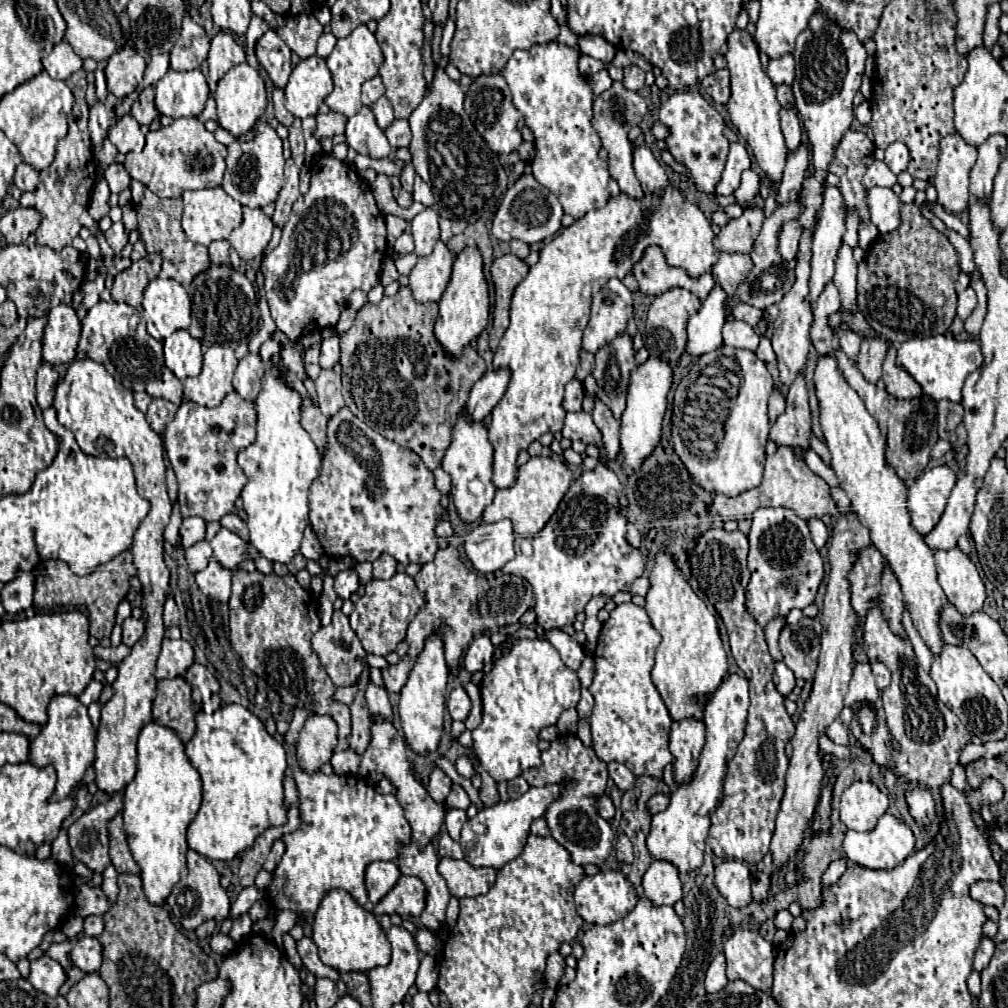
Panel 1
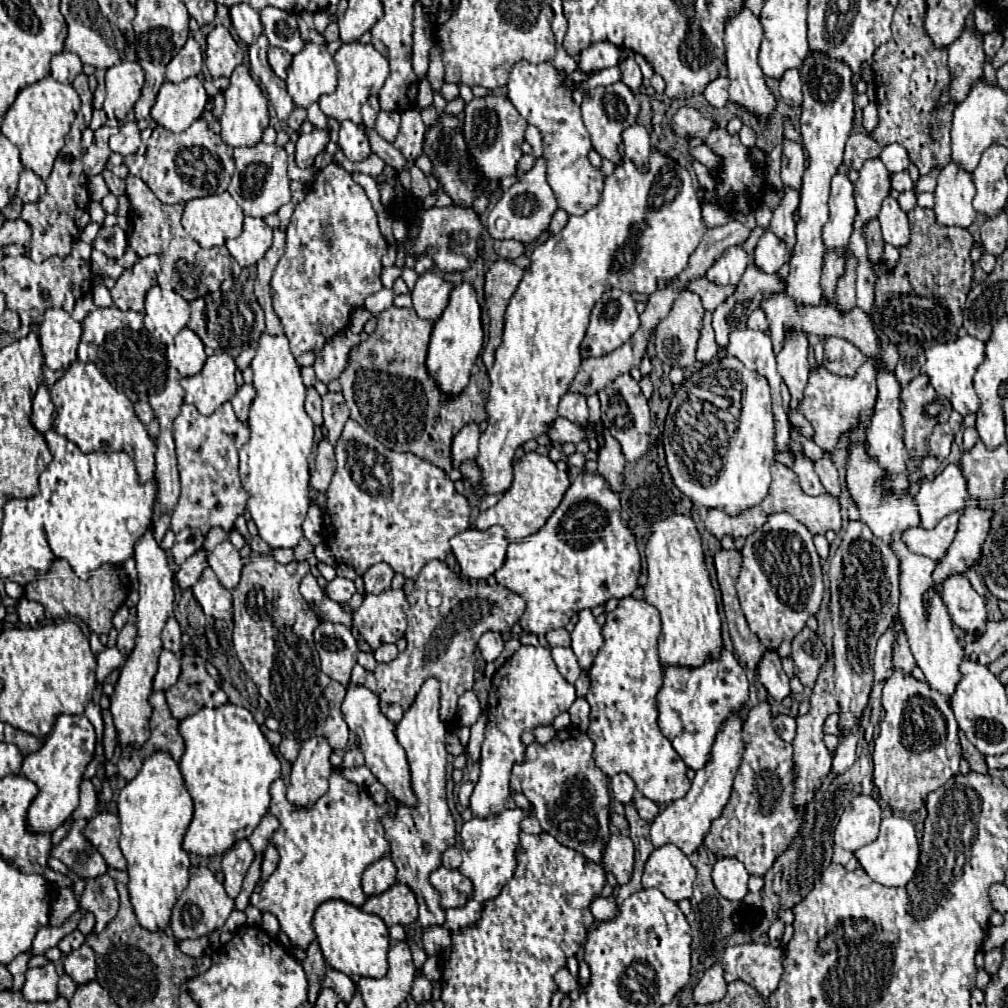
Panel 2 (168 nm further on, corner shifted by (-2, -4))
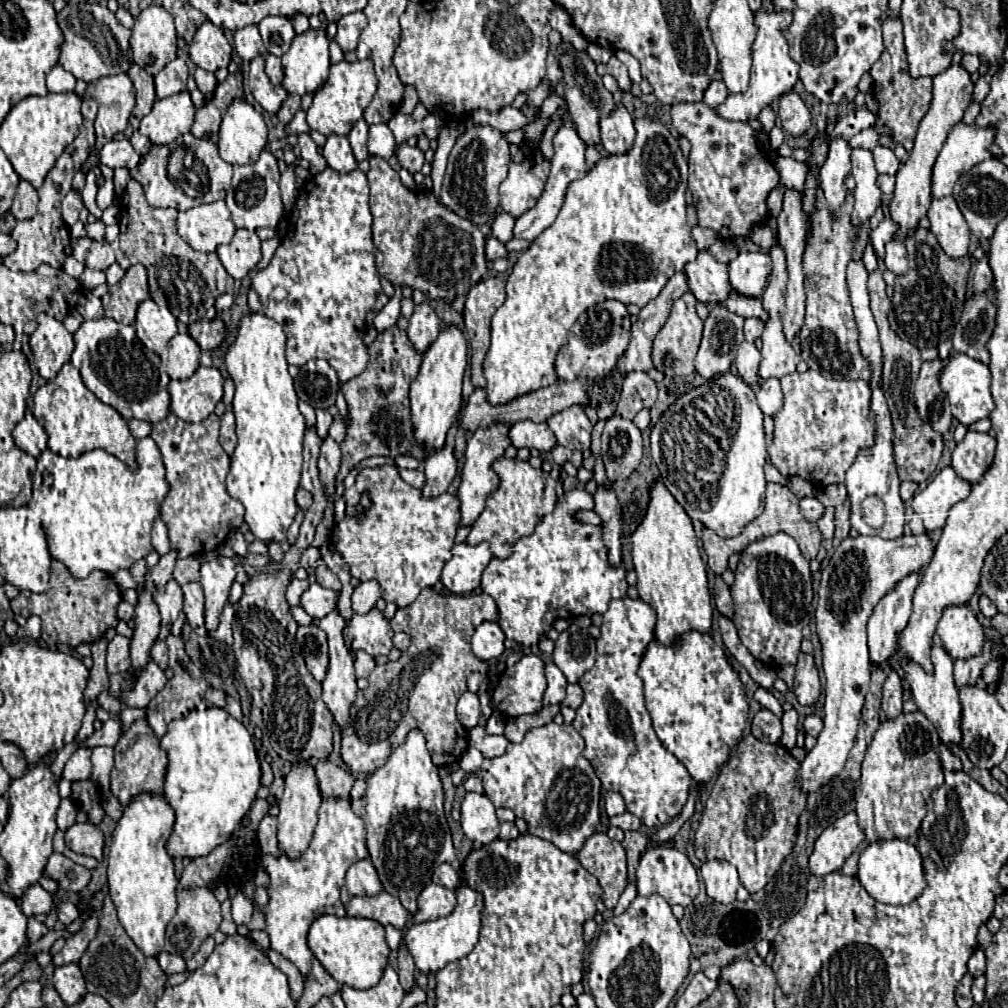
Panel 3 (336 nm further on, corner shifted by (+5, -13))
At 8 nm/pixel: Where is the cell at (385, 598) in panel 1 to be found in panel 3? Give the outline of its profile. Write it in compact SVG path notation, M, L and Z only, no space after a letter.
M371 609L365 615L353 615L347 637L353 649L363 649L373 657L389 655L393 649L393 629L377 609Z

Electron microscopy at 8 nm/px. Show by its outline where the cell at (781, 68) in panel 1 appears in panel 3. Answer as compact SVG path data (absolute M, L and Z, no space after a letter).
M795 91L785 93L779 99L779 119L783 123L783 129L793 137L807 133L811 127L811 113Z

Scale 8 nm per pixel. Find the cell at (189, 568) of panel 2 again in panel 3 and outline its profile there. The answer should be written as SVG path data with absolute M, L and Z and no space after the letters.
M171 579L163 589L155 593L155 603L161 615L161 625L171 625L183 607L183 591L179 583Z

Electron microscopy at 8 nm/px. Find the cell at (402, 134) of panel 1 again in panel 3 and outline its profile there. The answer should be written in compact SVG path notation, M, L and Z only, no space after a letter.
M407 143L399 145L397 147L397 157L399 157L399 163L403 169L407 169L411 175L421 171L423 163L425 163L425 157L423 157L423 151L419 147L409 147Z

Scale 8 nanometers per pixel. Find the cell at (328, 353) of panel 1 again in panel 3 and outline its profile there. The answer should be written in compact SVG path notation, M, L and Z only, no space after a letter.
M323 359L305 363L295 377L297 397L309 403L313 409L329 409L335 405L339 393L339 379L335 369Z

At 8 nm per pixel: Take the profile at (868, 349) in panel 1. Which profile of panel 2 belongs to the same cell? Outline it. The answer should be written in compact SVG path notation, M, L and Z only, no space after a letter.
M872 360L864 362L854 378L840 378L824 370L820 366L818 370L810 372L808 386L804 390L804 400L802 400L802 414L810 420L812 428L816 430L814 442L824 450L830 452L838 440L838 436L858 424L862 416L872 414L874 402L876 402L878 386L876 386L876 366Z

